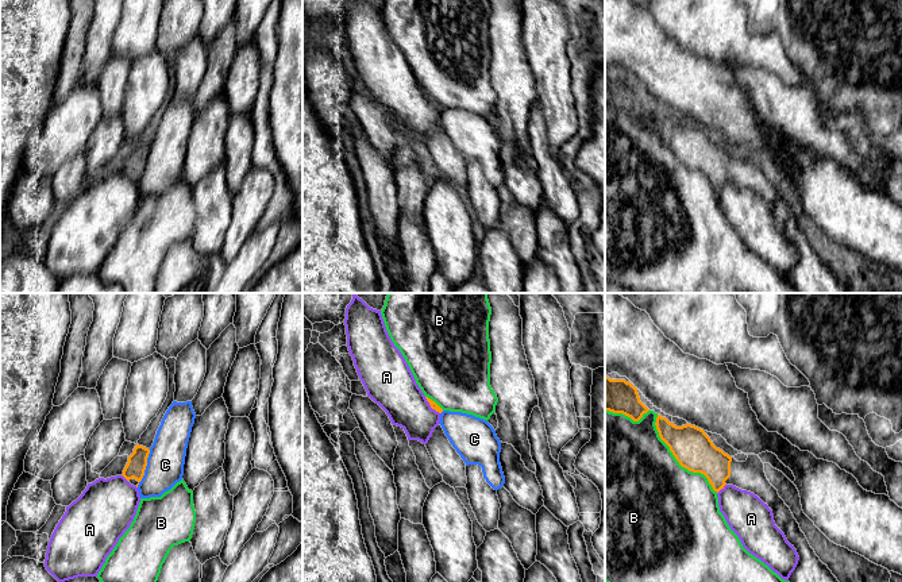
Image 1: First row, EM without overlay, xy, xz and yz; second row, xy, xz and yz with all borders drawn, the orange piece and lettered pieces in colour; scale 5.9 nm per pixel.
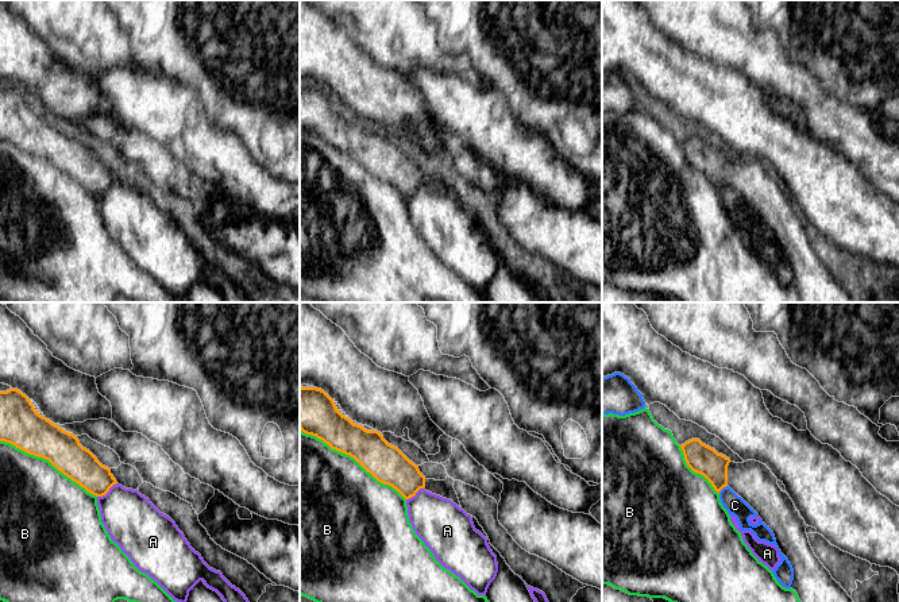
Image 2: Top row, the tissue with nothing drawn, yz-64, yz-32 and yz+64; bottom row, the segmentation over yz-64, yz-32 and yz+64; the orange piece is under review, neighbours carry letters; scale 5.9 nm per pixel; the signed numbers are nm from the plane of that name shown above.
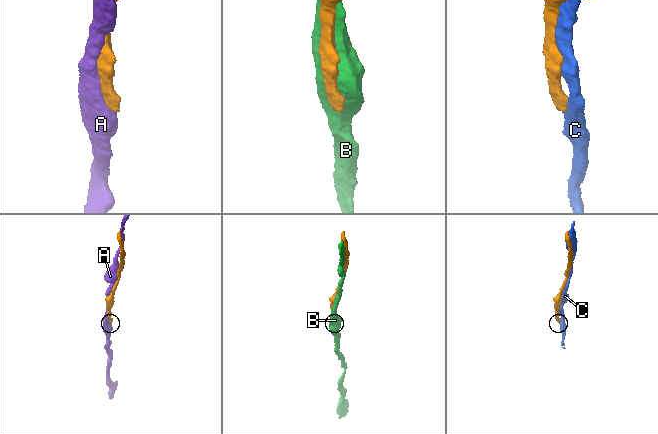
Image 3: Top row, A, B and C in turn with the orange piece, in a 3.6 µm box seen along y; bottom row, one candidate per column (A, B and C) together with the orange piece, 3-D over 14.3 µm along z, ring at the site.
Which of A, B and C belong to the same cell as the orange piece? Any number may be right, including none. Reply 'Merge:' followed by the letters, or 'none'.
Merge: none

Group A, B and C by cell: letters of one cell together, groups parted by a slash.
A / B / C

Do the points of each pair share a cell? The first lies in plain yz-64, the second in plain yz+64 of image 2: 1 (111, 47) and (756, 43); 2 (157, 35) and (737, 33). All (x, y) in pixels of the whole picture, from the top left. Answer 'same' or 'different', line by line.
1: same
2: different

